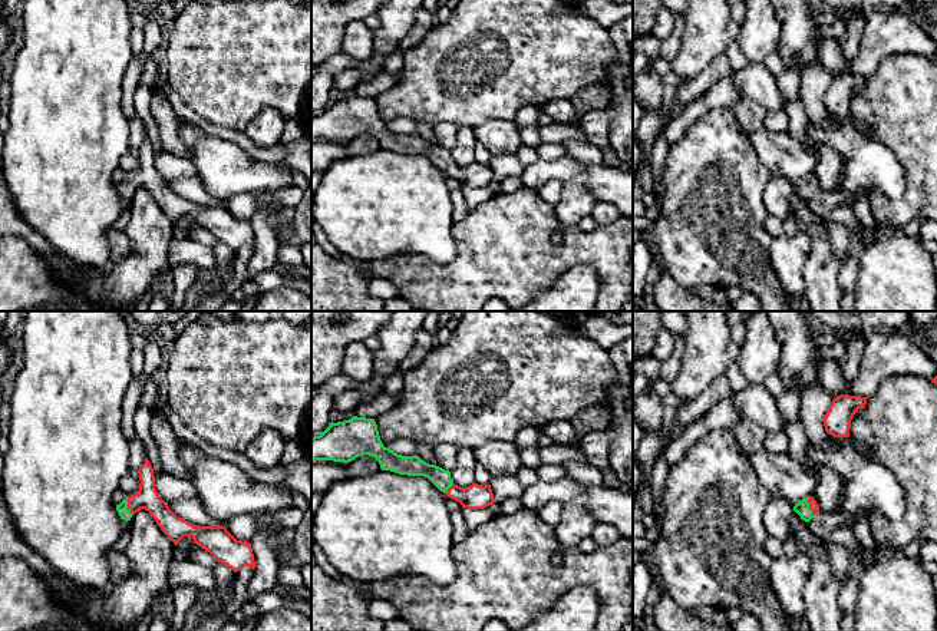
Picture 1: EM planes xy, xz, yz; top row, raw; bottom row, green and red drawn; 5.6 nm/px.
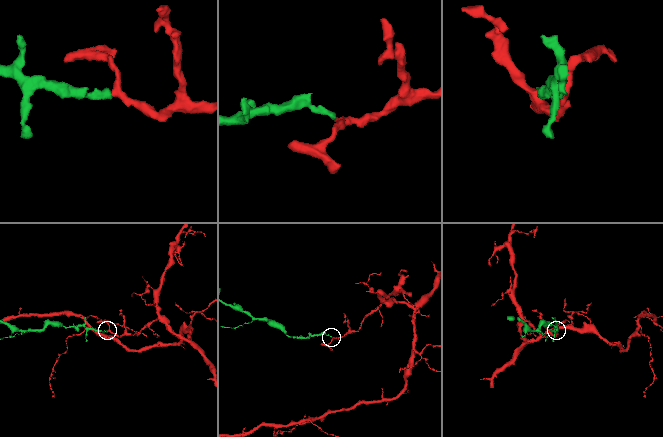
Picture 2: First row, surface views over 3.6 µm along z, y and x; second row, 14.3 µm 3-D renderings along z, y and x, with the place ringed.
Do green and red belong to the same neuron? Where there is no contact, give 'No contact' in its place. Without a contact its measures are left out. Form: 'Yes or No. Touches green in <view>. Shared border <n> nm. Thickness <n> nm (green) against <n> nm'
Yes. Touches green in yz. Shared border 110 nm. Thickness 80 nm (green) against 60 nm

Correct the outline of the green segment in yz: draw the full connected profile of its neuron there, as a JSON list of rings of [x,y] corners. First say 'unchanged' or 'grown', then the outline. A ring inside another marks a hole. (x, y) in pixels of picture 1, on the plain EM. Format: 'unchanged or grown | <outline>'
grown | [[[809,175],[799,179],[794,185],[794,189],[801,195],[802,199],[809,201],[819,191],[819,184],[812,175]]]

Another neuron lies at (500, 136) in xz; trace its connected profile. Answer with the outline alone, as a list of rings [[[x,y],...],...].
[[[488,119],[474,128],[476,142],[481,142],[492,156],[515,155],[522,146],[519,129],[514,120]]]

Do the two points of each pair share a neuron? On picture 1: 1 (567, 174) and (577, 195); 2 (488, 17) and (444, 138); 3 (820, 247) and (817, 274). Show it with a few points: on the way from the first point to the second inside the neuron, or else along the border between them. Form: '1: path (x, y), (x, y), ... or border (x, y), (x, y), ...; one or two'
1: border (567, 181), (580, 178), (597, 200); two
2: border (459, 125), (436, 124), (434, 126); two
3: path (820, 254), (818, 267); one

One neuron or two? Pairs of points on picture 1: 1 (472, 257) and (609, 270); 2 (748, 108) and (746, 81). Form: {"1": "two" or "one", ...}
{"1": "one", "2": "two"}

